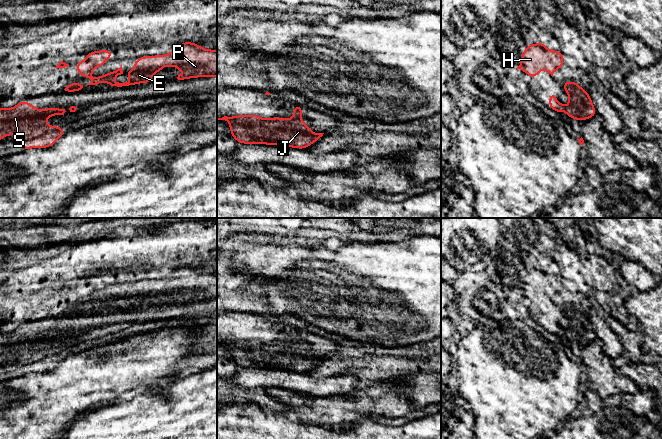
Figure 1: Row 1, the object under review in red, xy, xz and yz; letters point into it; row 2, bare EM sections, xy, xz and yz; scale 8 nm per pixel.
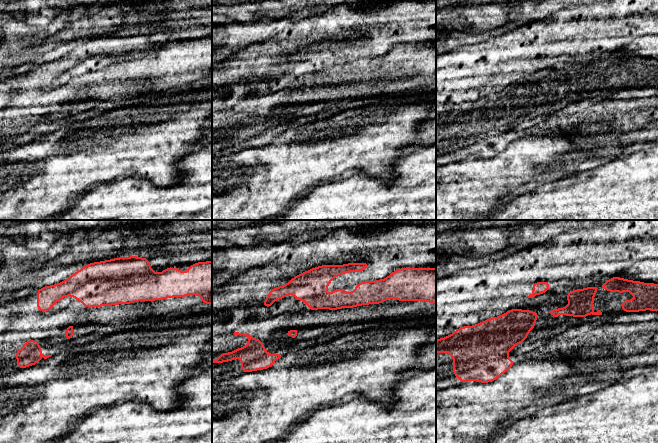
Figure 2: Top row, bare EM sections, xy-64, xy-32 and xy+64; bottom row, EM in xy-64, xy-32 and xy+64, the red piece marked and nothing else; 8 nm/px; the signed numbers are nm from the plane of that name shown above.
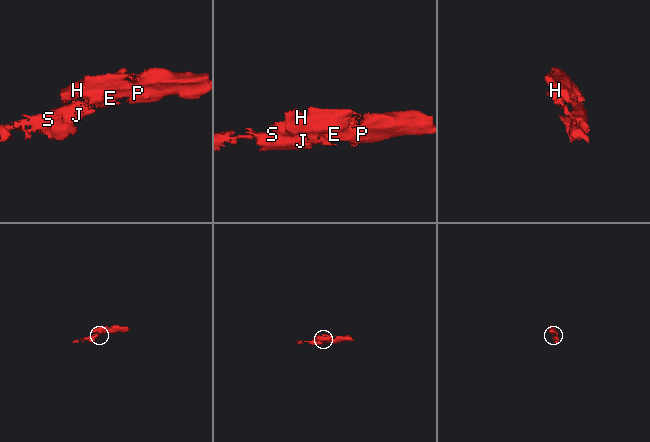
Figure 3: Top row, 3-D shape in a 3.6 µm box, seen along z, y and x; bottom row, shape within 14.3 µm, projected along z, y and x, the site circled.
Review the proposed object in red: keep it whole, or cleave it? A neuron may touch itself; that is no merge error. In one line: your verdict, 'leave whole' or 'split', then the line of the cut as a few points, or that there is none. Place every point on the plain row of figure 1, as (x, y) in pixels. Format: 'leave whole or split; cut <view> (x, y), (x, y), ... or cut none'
leave whole; cut none

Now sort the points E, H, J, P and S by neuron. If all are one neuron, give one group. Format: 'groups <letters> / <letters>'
groups E H J P S

